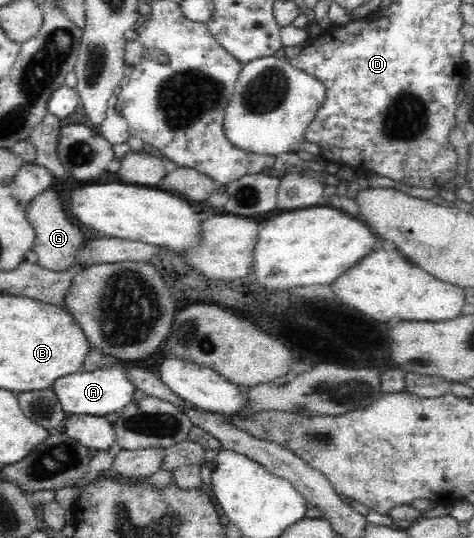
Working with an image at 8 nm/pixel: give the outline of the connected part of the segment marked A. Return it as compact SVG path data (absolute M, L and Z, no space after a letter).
M100 368L93 371L70 372L60 376L50 386L55 393L63 412L68 415L88 415L105 417L111 412L120 412L131 402L132 382L122 372L122 368Z

